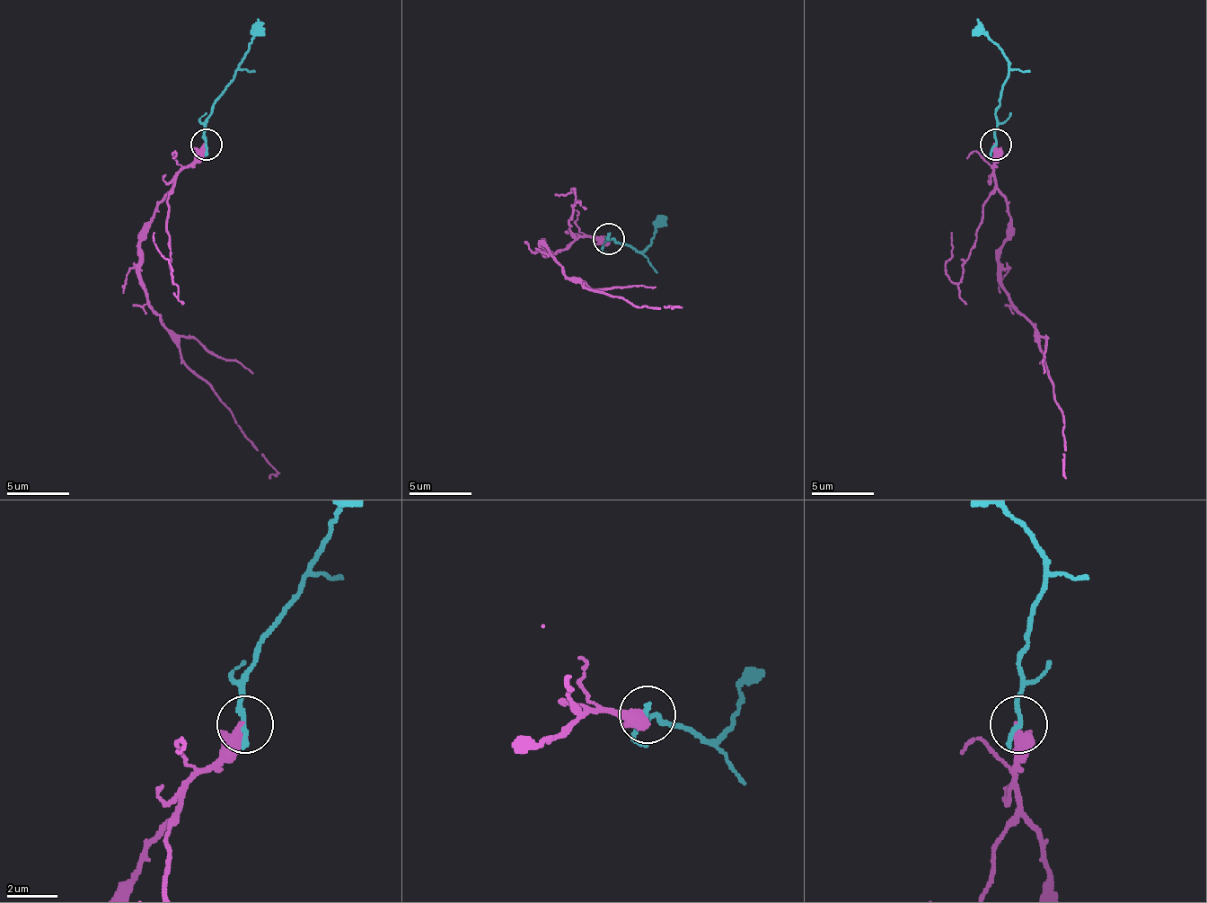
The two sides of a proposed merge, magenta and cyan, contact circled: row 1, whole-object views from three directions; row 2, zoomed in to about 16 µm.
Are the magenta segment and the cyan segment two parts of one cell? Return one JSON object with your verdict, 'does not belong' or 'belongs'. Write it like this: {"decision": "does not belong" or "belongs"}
{"decision": "does not belong"}

